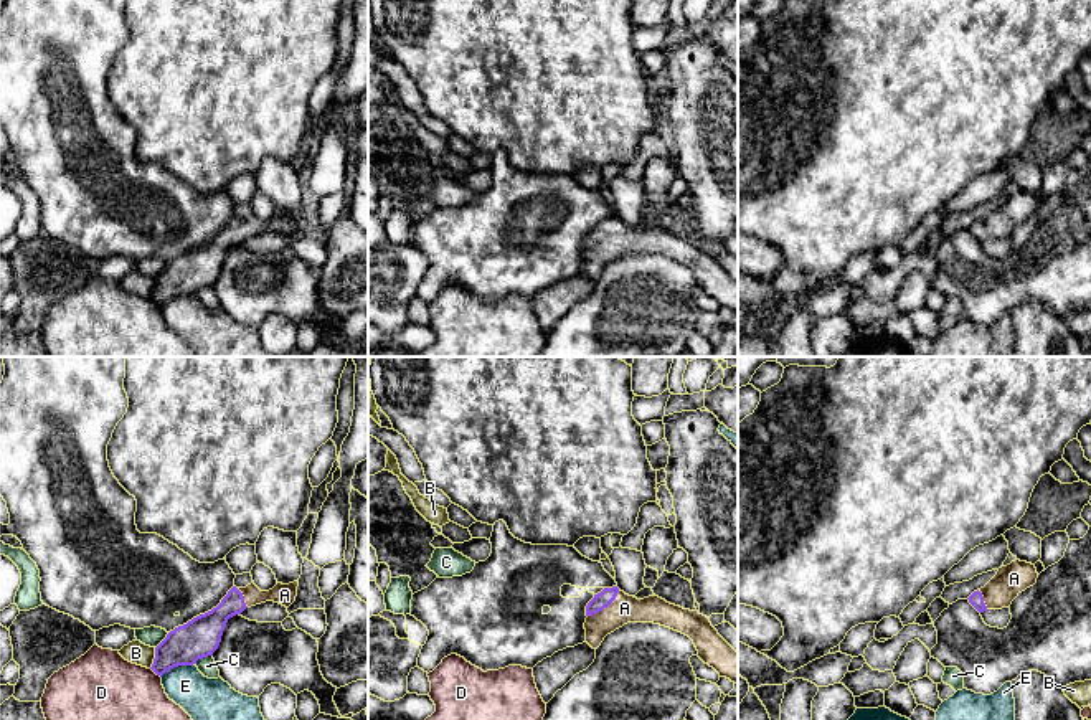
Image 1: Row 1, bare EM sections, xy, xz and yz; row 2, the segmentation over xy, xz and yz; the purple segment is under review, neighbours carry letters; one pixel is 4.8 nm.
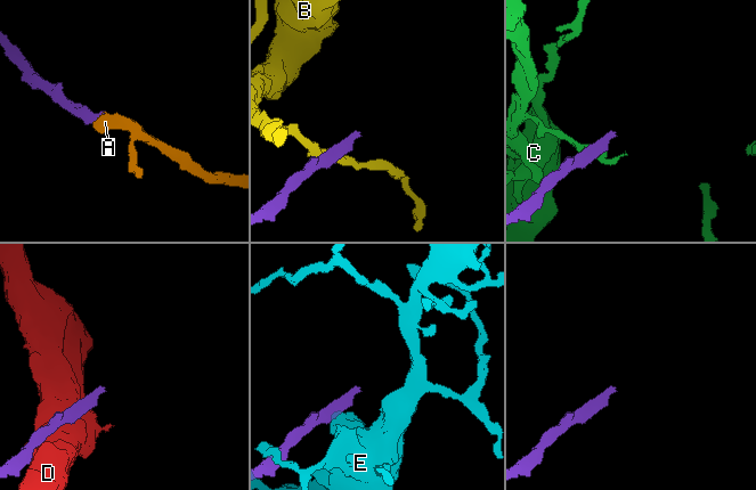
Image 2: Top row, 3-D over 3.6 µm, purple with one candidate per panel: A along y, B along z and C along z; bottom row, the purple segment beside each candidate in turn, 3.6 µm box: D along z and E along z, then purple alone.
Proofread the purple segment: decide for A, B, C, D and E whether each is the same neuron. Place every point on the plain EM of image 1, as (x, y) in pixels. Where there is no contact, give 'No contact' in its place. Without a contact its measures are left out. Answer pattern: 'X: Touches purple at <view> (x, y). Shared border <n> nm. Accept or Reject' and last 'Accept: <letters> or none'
A: Touches purple at xz (604, 236). Shared border 200 nm. Accept
B: Touches purple at xy (155, 288). Shared border 110 nm. Reject
C: Touches purple at xy (202, 288). Shared border 100 nm. Reject
D: Touches purple at xy (155, 303). Shared border 80 nm. Reject
E: Touches purple at xy (177, 296). Shared border 180 nm. Reject
Accept: A

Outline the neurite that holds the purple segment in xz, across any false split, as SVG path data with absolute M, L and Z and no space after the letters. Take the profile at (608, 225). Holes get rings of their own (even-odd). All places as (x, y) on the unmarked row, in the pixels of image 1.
M617 216L604 218L586 236L586 272L597 279L604 268L627 253L654 253L688 266L698 287L720 307L738 314L738 282L698 241L670 234L659 226L637 230Z

